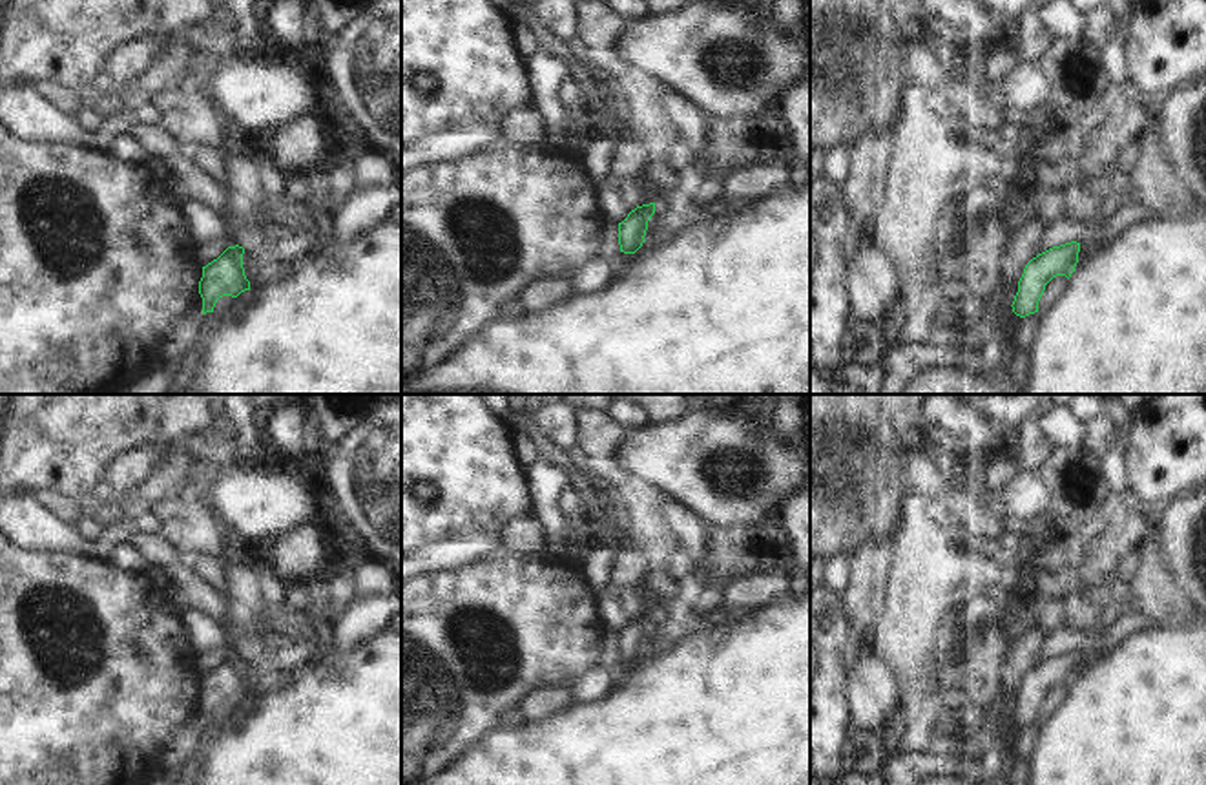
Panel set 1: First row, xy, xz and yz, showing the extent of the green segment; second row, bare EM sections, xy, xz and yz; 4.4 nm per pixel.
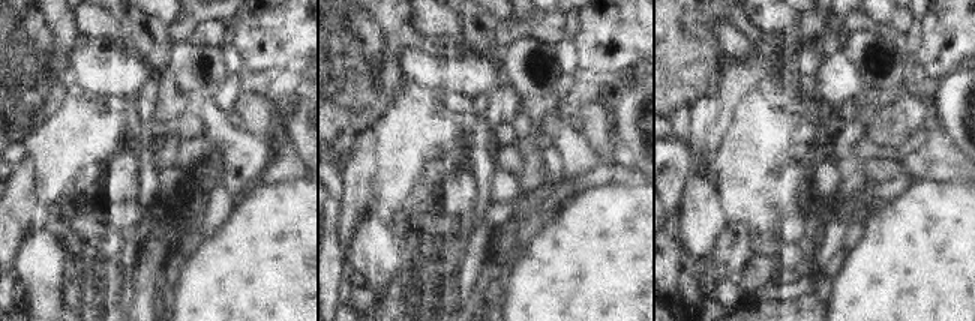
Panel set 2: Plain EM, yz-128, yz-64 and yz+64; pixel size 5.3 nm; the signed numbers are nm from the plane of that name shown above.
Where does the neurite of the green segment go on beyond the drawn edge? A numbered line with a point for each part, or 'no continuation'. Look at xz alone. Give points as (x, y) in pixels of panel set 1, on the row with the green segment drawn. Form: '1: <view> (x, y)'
1: xz (617, 261)

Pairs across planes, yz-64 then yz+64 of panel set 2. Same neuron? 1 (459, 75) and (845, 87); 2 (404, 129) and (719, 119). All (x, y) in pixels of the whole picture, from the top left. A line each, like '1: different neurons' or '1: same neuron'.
1: same neuron
2: different neurons

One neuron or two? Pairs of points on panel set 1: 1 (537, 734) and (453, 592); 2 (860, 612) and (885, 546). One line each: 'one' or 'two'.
1: two
2: one

